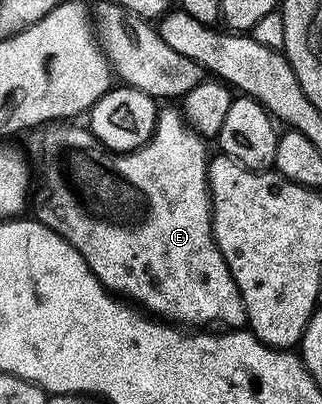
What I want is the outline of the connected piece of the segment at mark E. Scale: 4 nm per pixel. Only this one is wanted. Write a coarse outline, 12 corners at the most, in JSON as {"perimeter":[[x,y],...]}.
{"perimeter":[[173,105],[126,153],[30,131],[34,217],[101,284],[247,326],[208,143]]}

